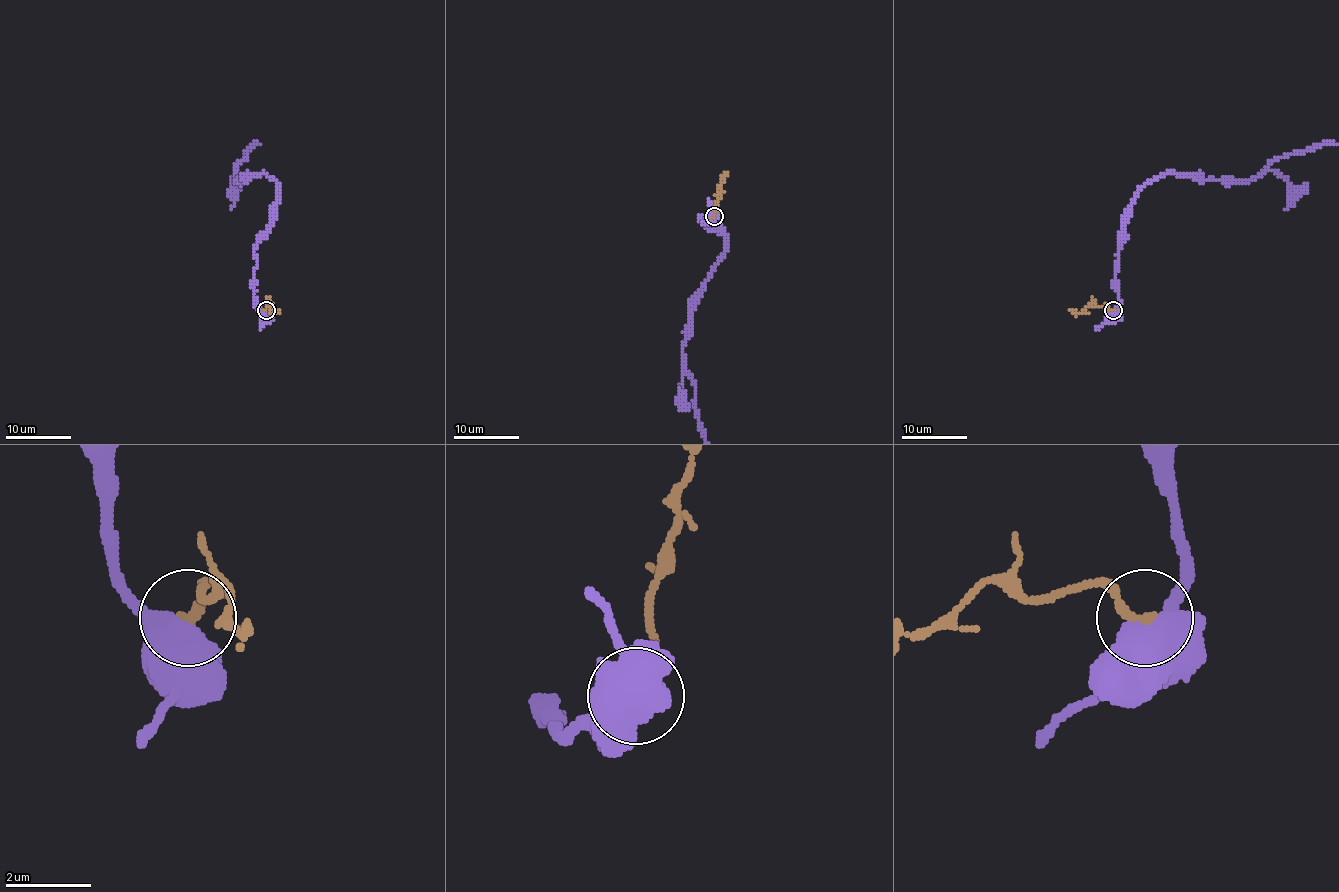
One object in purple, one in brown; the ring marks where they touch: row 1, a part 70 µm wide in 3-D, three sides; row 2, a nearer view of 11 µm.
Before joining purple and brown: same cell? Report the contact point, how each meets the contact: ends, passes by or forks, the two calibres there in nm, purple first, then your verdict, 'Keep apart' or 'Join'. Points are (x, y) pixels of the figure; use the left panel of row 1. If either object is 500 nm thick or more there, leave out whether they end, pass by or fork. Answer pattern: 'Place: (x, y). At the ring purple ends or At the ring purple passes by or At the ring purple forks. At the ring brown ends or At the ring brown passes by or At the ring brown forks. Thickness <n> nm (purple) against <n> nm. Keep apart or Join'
Place: (266, 310). Thickness 800 nm (purple) against 240 nm. Keep apart

